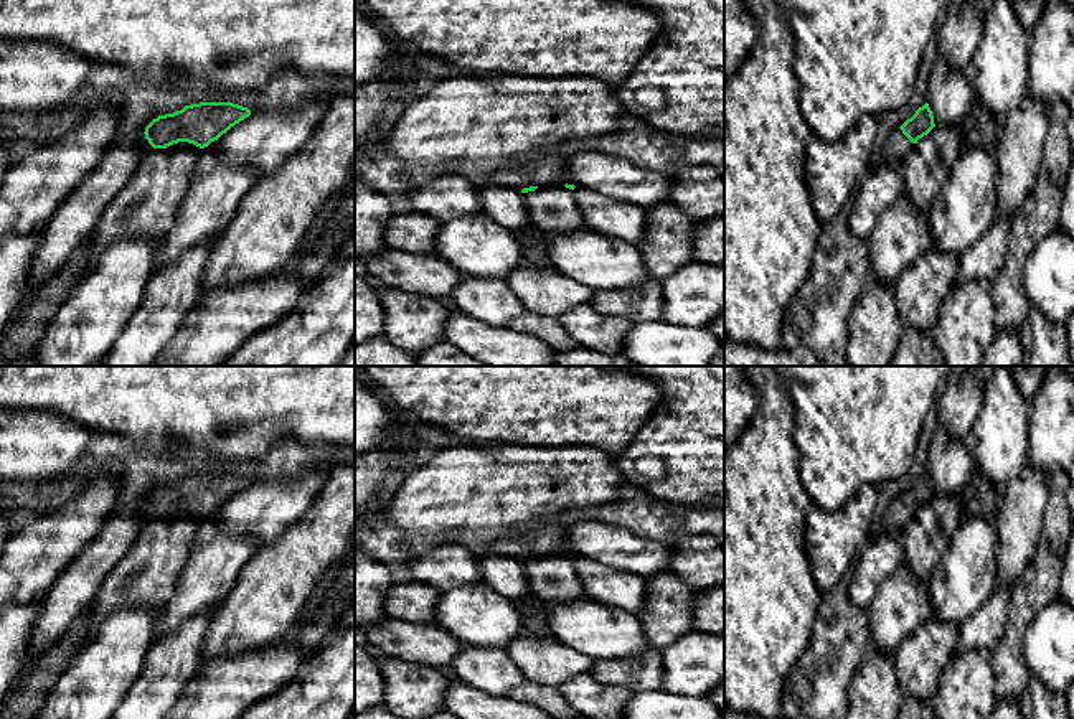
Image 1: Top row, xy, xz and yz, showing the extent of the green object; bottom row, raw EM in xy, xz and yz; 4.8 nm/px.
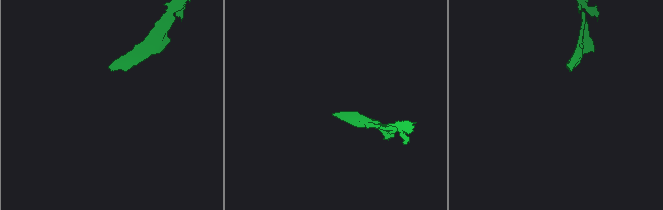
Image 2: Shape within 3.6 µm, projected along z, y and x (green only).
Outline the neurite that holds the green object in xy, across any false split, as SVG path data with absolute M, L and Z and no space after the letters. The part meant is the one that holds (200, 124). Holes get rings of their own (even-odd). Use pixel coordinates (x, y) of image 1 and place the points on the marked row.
M200 102L158 115L144 134L153 148L167 148L178 142L205 148L249 115L247 107L233 102Z

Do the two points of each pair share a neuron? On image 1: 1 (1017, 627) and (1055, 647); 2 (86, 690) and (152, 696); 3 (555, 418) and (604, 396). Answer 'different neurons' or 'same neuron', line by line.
1: different neurons
2: different neurons
3: same neuron

